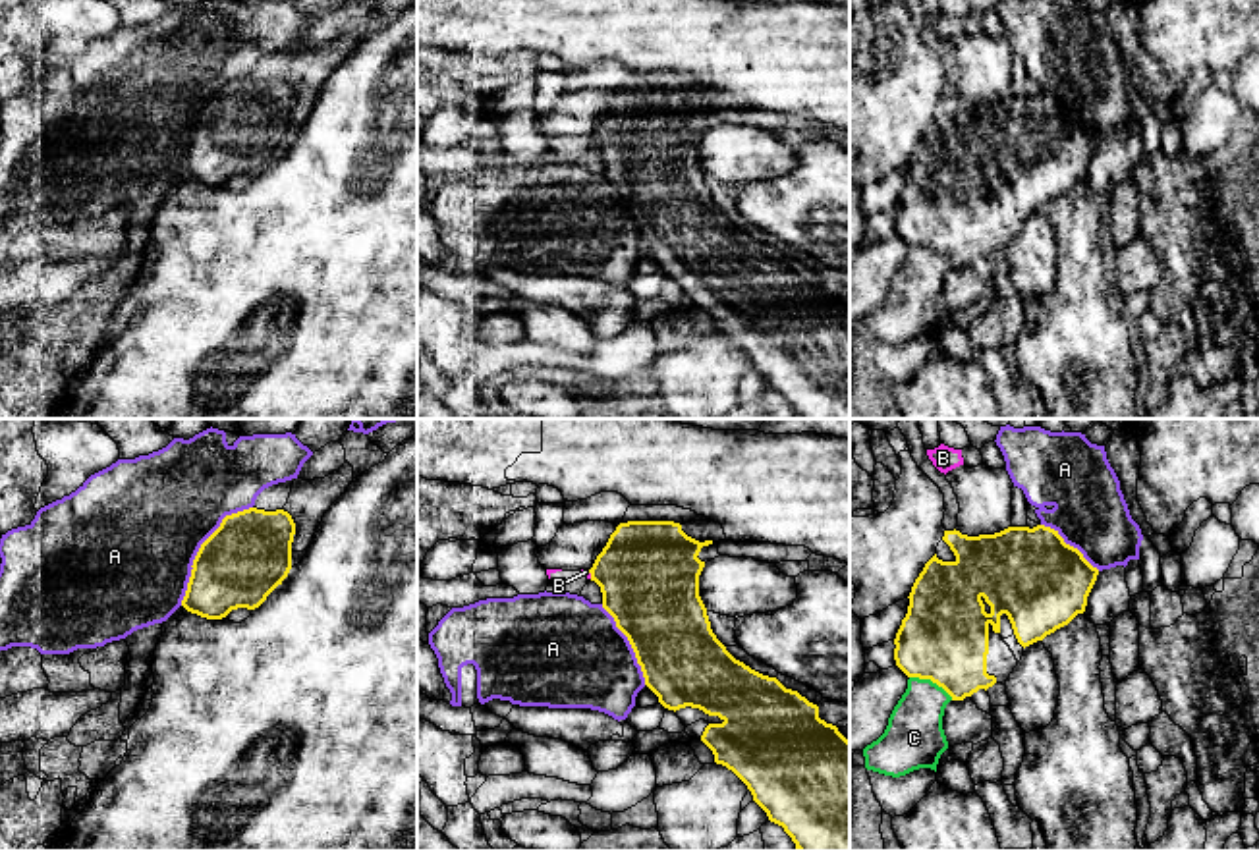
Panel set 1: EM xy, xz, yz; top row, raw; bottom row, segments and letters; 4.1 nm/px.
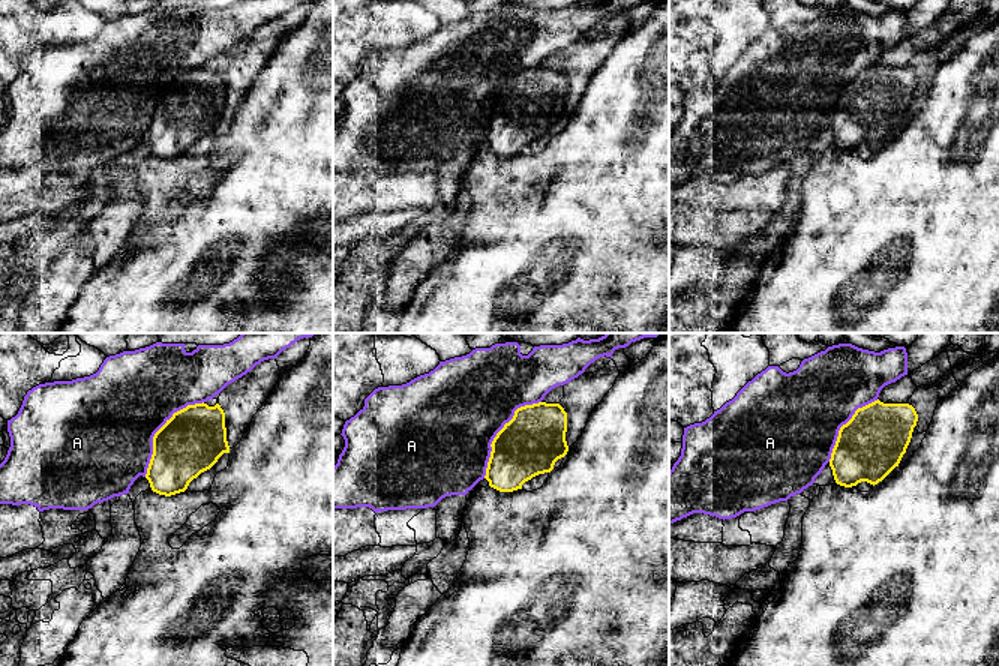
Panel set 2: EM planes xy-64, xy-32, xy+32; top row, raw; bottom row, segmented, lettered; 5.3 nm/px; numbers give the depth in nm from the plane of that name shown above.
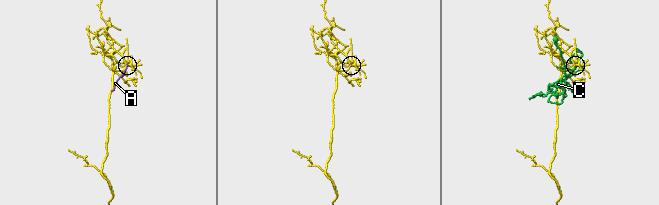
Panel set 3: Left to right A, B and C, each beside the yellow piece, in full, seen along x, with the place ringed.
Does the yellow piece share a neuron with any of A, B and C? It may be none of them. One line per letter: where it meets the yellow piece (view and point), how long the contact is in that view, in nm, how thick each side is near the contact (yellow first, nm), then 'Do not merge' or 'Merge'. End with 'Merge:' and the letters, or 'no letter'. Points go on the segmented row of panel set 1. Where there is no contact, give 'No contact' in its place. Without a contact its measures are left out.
A: Touches yellow at xy (199, 549). Shared border 500 nm. Thickness 360 nm (yellow) against 500 nm. Do not merge
B: Touches yellow at xz (589, 572). Shared border 40 nm. Thickness 420 nm (yellow) against 20 nm. Do not merge
C: Touches yellow at yz (931, 680). Shared border 200 nm. Thickness 360 nm (yellow) against 240 nm. Do not merge
Merge: no letter

